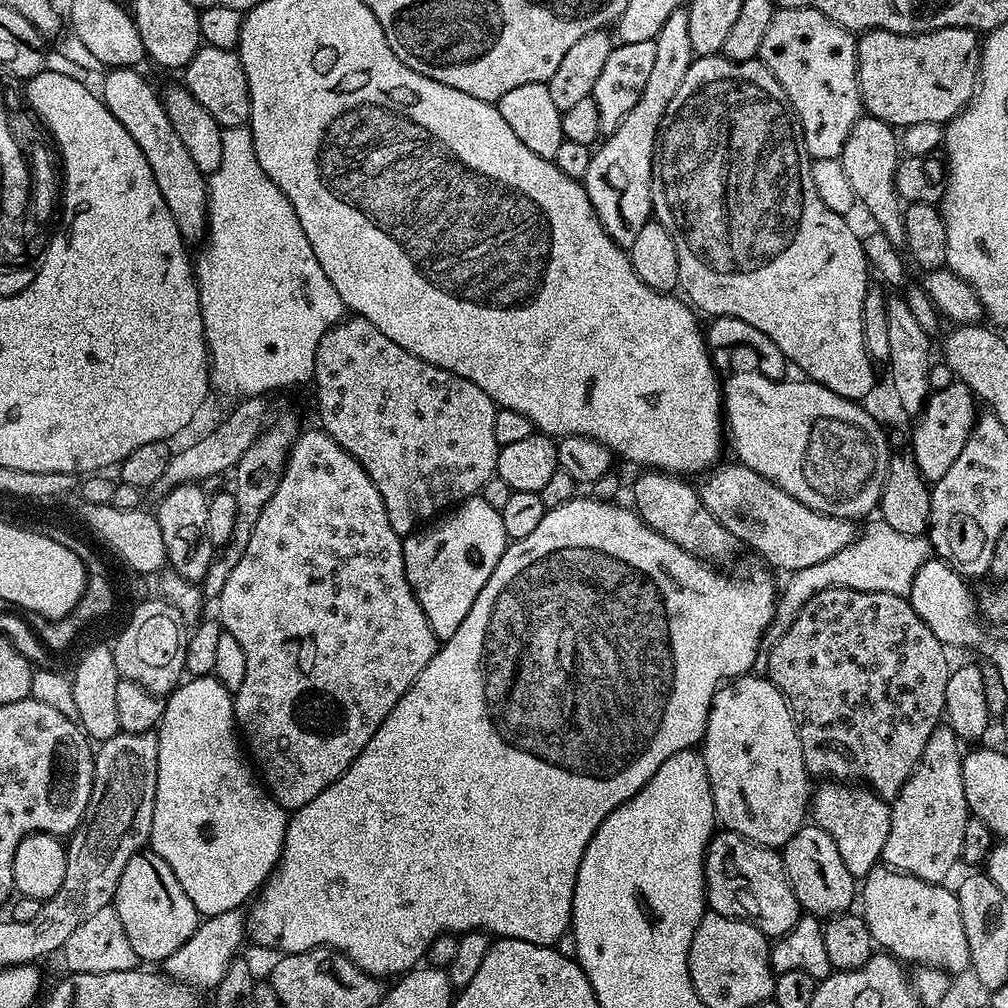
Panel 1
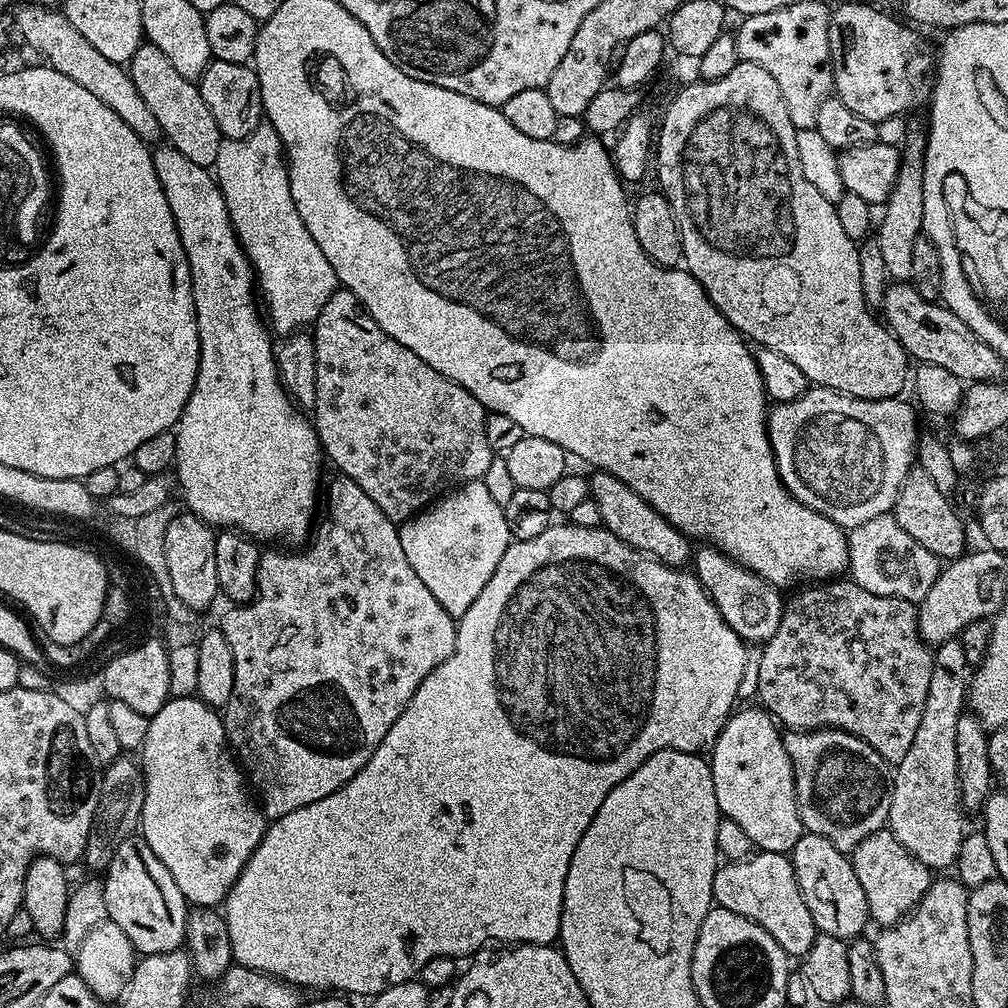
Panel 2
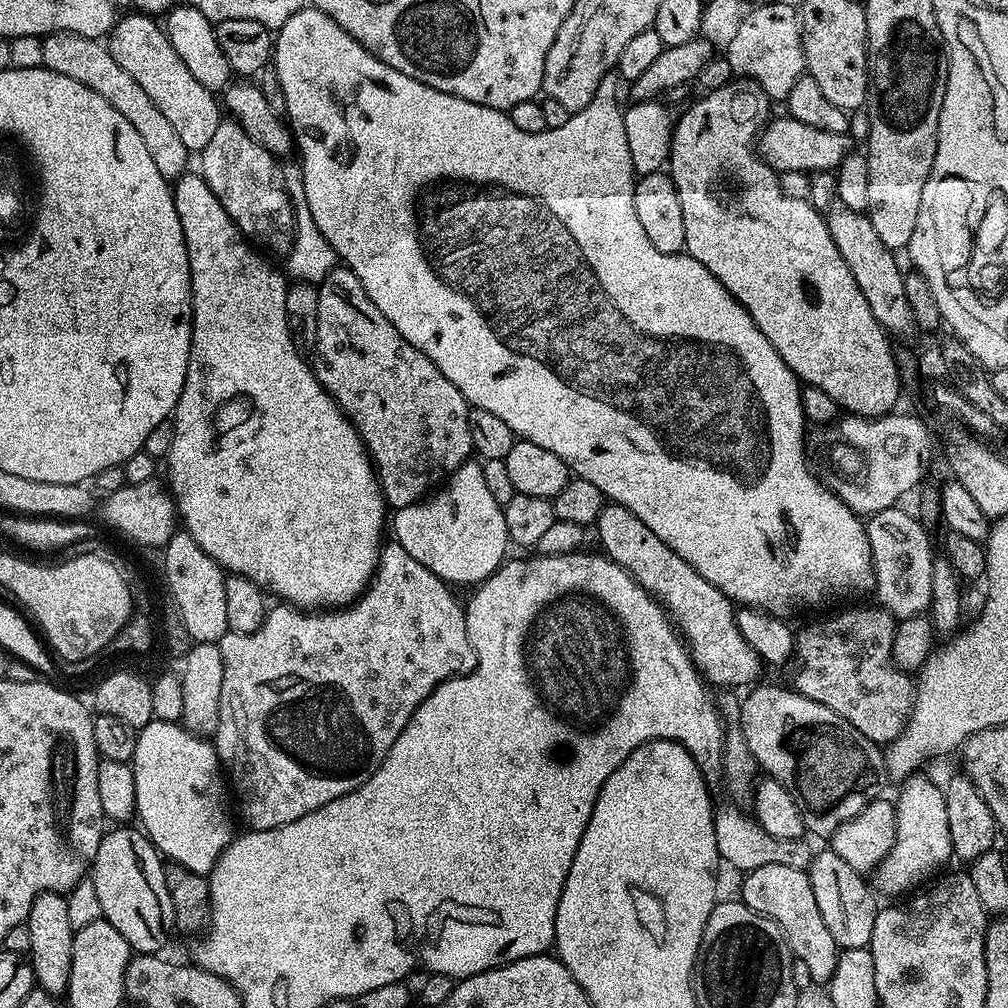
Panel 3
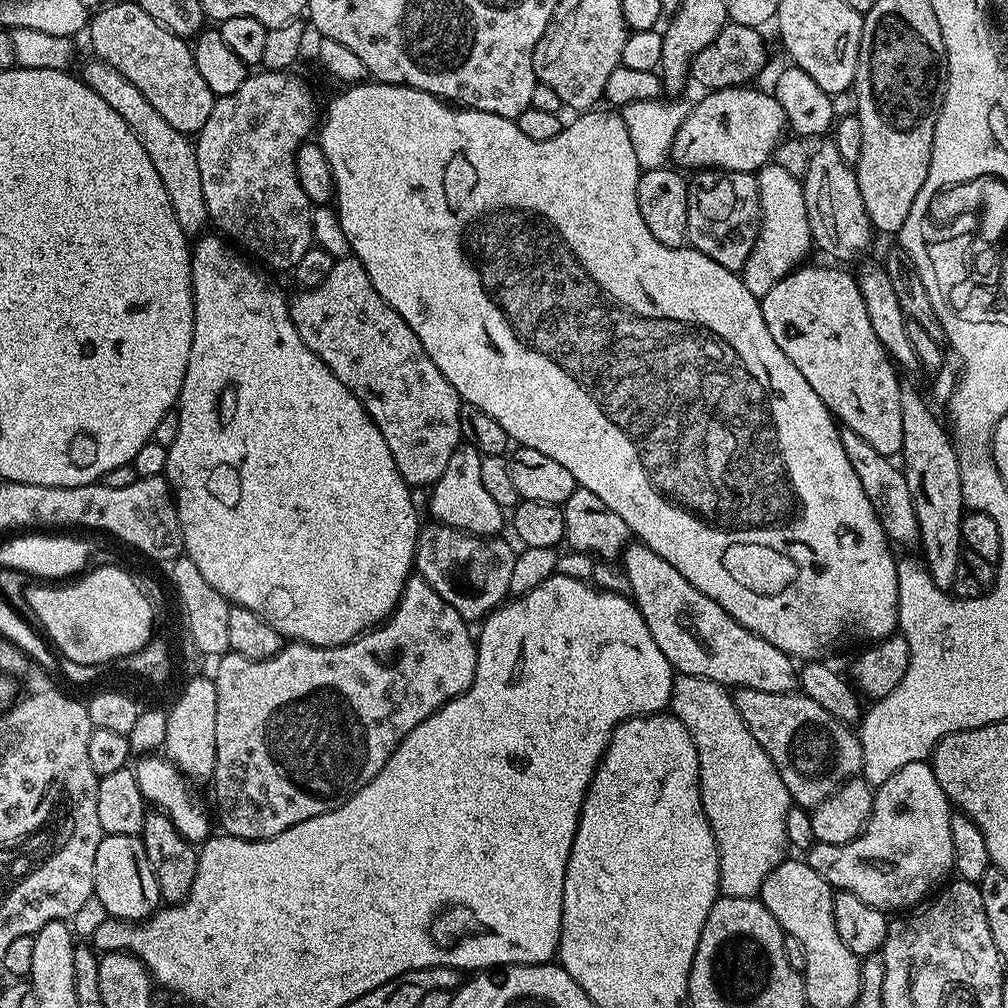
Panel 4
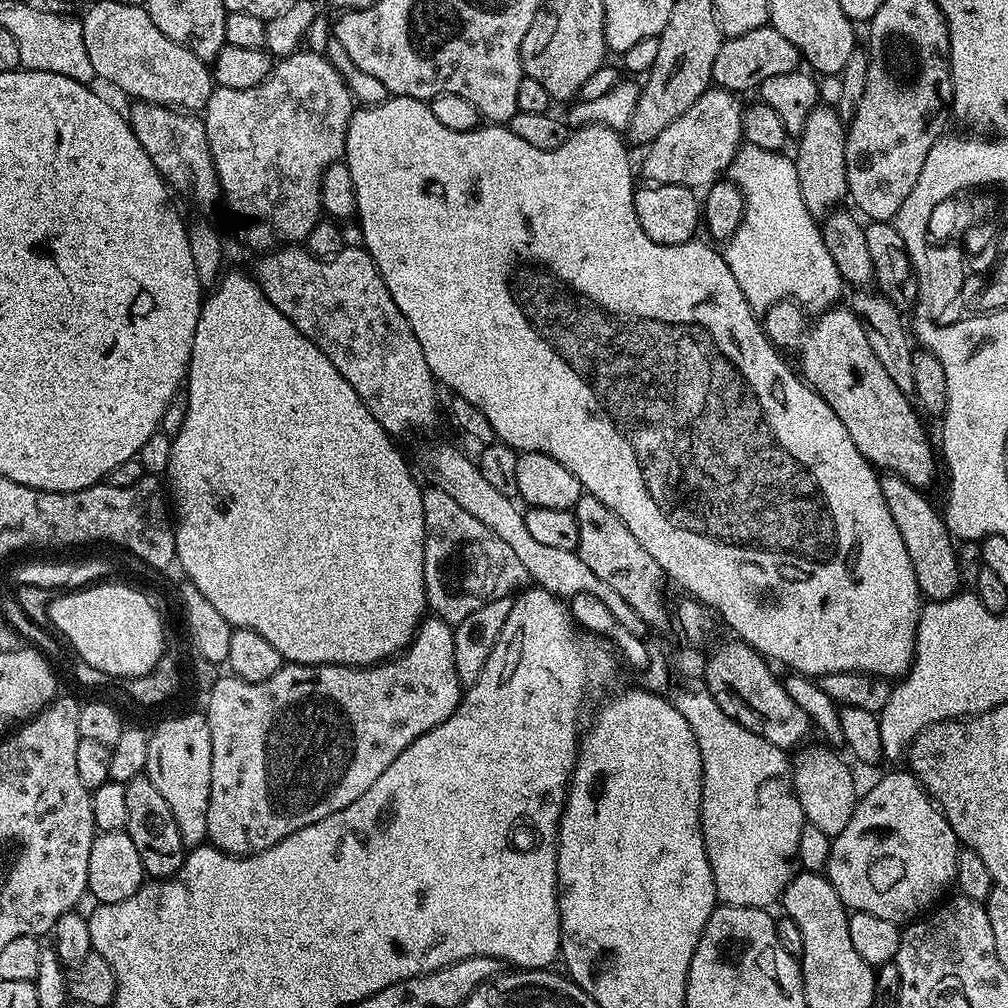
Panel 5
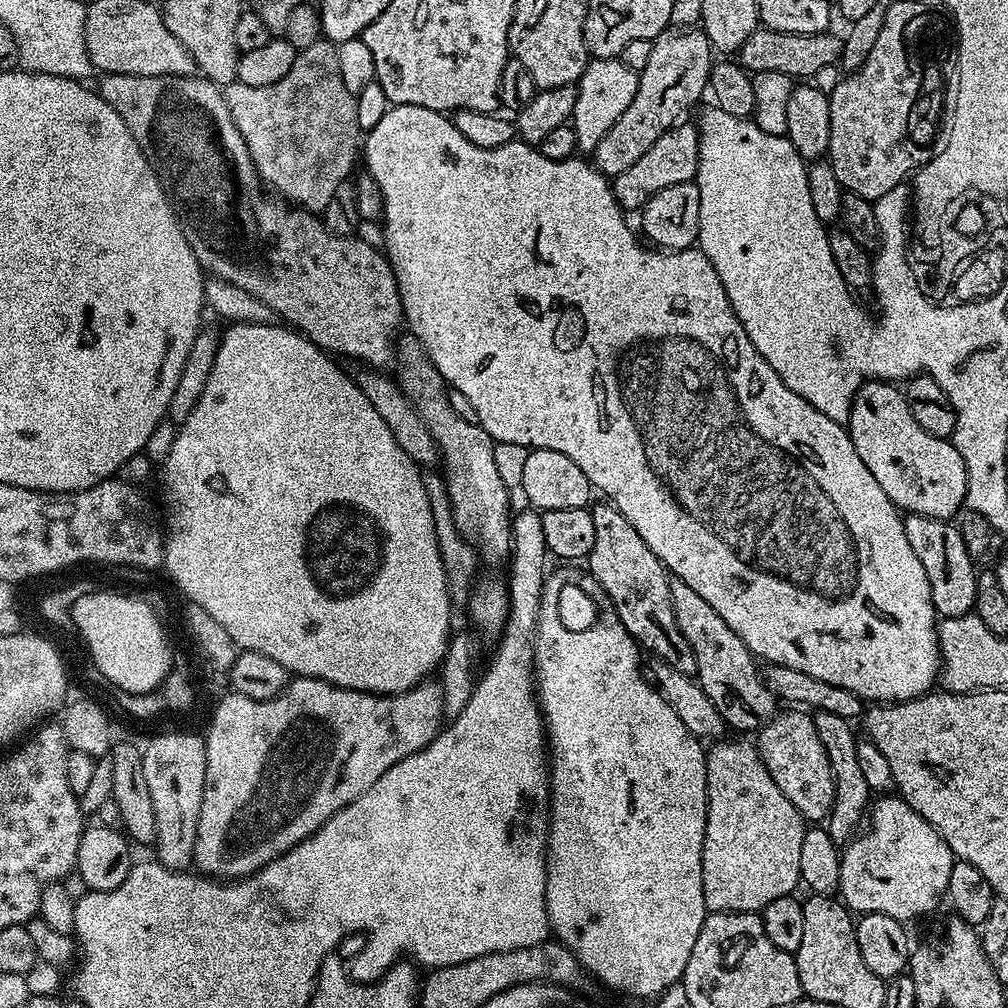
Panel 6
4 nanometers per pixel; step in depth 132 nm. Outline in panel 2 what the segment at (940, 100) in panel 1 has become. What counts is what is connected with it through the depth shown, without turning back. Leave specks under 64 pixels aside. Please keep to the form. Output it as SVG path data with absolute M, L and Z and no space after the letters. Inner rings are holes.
M840 4L831 9L828 18L834 94L846 102L854 114L875 125L884 119L908 114L930 96L933 49L932 52L928 49L915 27L904 24L891 20L872 4Z

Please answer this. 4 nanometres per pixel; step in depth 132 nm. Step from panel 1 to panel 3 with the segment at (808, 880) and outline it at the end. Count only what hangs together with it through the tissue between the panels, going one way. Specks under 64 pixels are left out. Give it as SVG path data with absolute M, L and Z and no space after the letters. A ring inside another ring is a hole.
M831 850L817 851L806 871L810 878L810 890L814 890L818 911L822 913L822 922L826 922L826 930L830 930L836 945L841 949L869 947L878 911L878 896L870 887L869 881Z

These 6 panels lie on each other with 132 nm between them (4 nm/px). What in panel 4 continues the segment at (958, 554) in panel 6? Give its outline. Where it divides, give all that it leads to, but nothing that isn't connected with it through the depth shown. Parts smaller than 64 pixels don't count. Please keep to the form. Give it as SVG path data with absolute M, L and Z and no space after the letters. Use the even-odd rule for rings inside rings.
M841 427L839 436L842 450L846 450L846 458L850 458L850 466L854 466L854 474L858 474L858 482L862 482L862 490L866 490L866 498L870 498L870 506L874 506L874 514L889 541L896 543L897 540L900 544L908 544L912 540L913 543L920 531L903 471L897 465L895 468L889 457L878 454L878 450L874 450L866 438L854 434L854 430Z

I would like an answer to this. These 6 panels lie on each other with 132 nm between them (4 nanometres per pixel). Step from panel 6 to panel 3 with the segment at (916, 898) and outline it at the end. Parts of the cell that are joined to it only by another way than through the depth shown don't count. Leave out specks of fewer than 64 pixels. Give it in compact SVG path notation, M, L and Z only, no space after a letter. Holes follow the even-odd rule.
M920 775L909 776L899 785L900 793L894 796L896 805L894 846L890 846L890 854L882 858L882 862L870 876L877 893L885 892L888 896L903 897L919 889L925 882L931 881L941 871L939 868L947 860L953 859L950 825L946 823L946 798L943 787L939 783L936 785L930 777ZM717 803L714 808L714 834L721 861L732 868L737 868L740 874L758 870L758 866L791 866L793 870L805 870L812 863L814 848L807 844L804 838L786 838L775 840L762 830L751 815L746 816L736 804Z

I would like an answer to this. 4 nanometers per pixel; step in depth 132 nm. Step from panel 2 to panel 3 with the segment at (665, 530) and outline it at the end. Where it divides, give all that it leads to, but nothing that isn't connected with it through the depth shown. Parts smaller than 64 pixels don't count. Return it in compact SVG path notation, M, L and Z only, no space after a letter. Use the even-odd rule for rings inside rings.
M605 503L600 516L595 522L594 531L600 539L603 555L613 560L618 566L625 568L631 576L644 587L655 599L664 605L673 625L678 629L689 656L697 670L708 670L704 679L707 681L712 676L712 640L720 640L724 644L722 666L718 666L716 660L716 686L736 686L732 684L751 685L756 675L762 669L762 661L759 654L742 638L742 634L736 625L736 608L733 601L728 599L718 586L710 586L690 562L678 558L654 530L648 529L642 522L642 518L634 518L630 510L621 504Z

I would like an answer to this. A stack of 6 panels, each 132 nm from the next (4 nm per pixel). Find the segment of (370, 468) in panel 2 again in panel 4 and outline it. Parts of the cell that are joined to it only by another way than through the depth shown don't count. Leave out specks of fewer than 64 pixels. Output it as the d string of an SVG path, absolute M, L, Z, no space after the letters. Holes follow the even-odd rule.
M355 258L337 259L320 285L301 291L300 294L301 296L296 301L294 299L291 301L290 311L292 321L302 338L302 342L306 342L306 346L310 346L310 350L314 354L318 354L318 358L322 358L322 362L326 362L326 366L330 366L330 370L336 375L338 382L342 382L342 386L349 388L354 394L354 398L358 398L358 402L362 402L366 414L370 414L370 418L378 426L378 430L382 430L382 438L386 438L386 446L390 446L390 454L394 454L394 466L398 470L398 474L402 474L405 482L409 486L417 486L416 484L431 486L435 484L437 478L442 474L442 470L446 470L446 465L450 463L450 454L454 454L456 447L462 443L460 435L462 401L459 394L454 390L454 386L450 386L450 382L446 382L442 370L438 370L438 366L434 366L430 354L426 354L426 350L422 350L422 342L418 342L418 334L414 334L414 330L410 330L410 326L406 326L404 319L374 290L366 270Z

